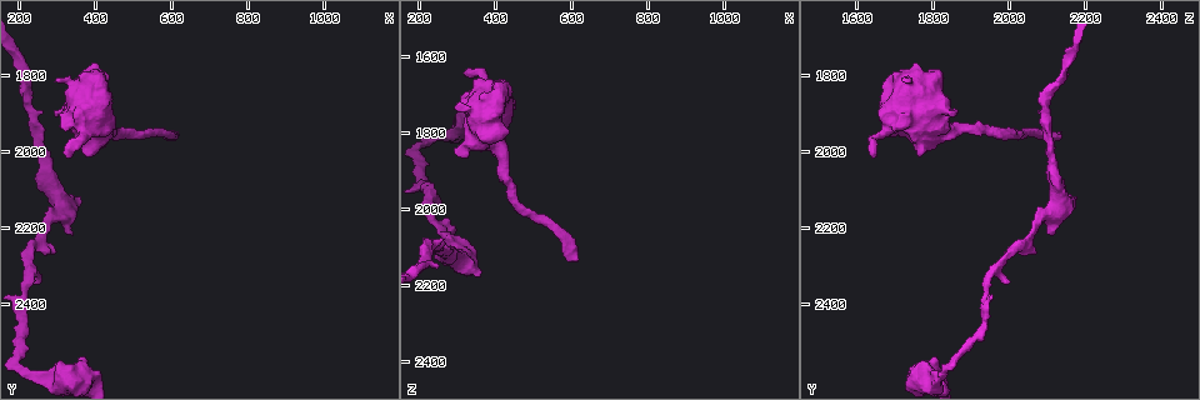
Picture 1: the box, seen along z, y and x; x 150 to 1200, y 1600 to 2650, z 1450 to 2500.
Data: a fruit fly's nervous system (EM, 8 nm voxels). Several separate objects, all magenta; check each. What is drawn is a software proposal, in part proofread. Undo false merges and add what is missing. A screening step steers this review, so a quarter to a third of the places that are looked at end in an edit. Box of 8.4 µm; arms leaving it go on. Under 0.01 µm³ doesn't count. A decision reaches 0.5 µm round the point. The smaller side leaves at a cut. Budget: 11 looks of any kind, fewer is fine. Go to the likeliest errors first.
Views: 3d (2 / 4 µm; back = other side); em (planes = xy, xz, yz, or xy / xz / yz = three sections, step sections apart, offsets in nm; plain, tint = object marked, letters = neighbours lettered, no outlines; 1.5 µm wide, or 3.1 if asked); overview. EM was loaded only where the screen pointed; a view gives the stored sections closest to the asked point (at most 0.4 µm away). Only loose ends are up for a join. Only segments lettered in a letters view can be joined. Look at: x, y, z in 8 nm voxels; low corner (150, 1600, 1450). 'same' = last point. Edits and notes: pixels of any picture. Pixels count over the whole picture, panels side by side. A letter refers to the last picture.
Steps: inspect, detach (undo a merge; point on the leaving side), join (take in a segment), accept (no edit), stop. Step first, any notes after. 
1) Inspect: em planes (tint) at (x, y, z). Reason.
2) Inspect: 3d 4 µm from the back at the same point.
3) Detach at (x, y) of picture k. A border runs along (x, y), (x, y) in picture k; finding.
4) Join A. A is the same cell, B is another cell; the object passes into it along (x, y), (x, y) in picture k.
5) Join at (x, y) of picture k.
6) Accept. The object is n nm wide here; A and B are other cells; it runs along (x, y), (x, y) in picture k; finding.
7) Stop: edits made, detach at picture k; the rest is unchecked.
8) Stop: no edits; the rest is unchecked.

Inspect: em planes (letters) at (615, 1950, 2135). End of a long branch.

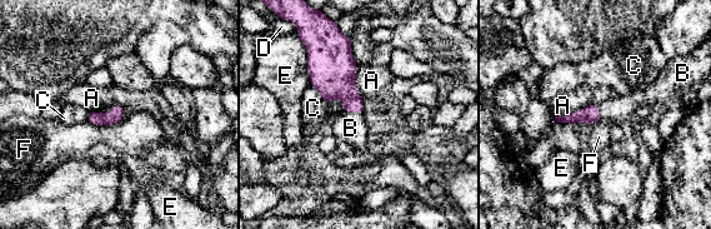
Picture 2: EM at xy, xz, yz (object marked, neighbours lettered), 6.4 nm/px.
Join B. B is the same cell, A, C, D, E and F are other cells; the object passes into it along (116, 113), (110, 111), (106, 109) in picture 2; it goes on there.

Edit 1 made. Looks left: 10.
Inspect: overview.

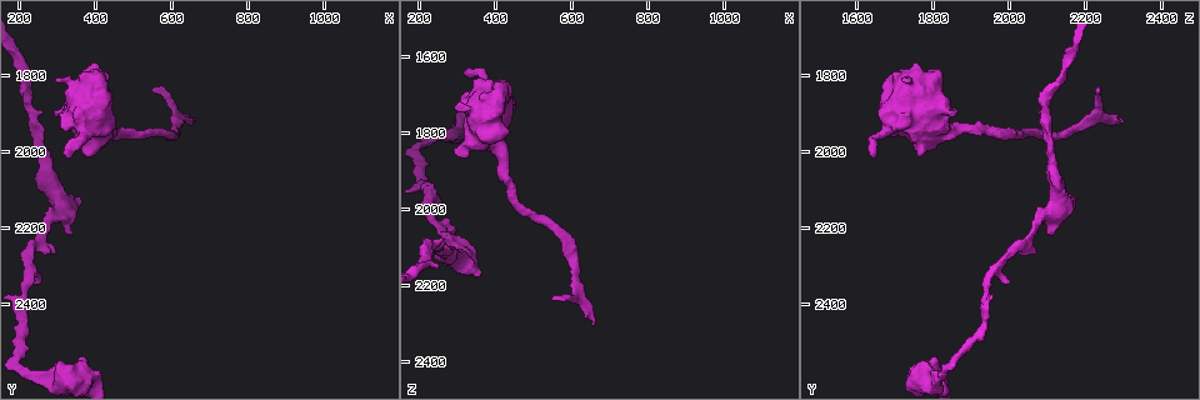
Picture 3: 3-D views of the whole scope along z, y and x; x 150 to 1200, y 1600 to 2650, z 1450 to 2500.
Inspect: em xz step 8 (tint) at (310, 1810, 1725). An open end.

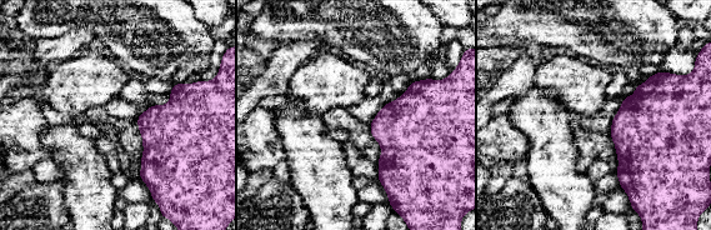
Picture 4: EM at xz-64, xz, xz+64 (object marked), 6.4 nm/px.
Inspect: em planes (letters) at the same point. Cut it another way.

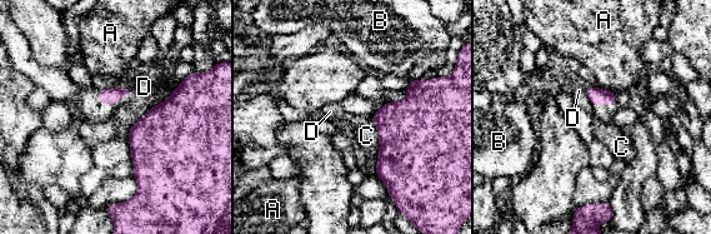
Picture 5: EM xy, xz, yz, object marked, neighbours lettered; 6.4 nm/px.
Accept. A, B, C and D are other cells; a border runs along (155, 104), (130, 127) in picture 5; none of them fits.

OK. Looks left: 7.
Inspect: em xy step 4 (plain) at (365, 2130, 2170). Free end.

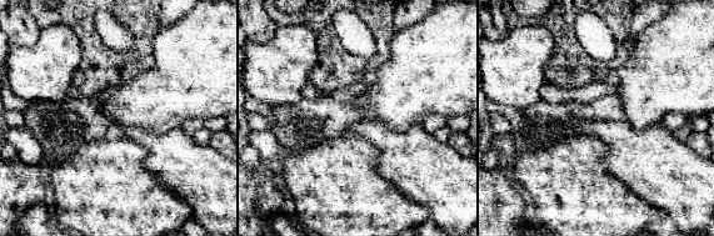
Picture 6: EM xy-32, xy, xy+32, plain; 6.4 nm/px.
Inspect: em xy step 4 (letters) at the same point. See the neighbours.

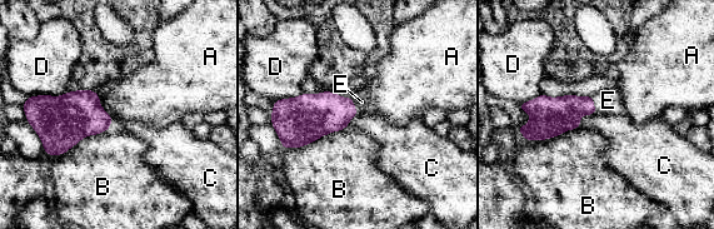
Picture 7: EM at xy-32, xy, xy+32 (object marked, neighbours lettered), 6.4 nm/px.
Join E. The longest contact is with B, 440 nm; E is the same cell, A, B, C and D are other cells; the object passes into it along (316, 115), (354, 106), (362, 101) in picture 7; the neuron continues.

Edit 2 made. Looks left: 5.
Inspect: em planes (plain) at (370, 2005, 1765).

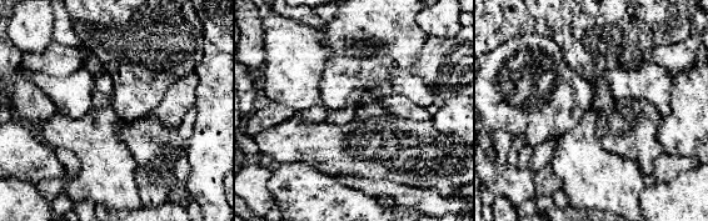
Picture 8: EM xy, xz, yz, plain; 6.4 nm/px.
Inspect: em planes (letters) at the same point. See the neighbours.

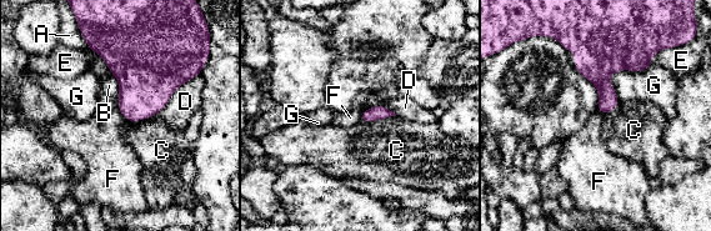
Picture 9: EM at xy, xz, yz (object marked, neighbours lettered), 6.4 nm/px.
Accept. The longest contact is with D, 380 nm; A, B, C, D, E, F and G are other cells; a border runs along (116, 108), (128, 120) in picture 9; no lettered segment goes on from it.

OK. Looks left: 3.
Inspect: 3d 4 µm at (255, 2585, 1810). Calibre changes.

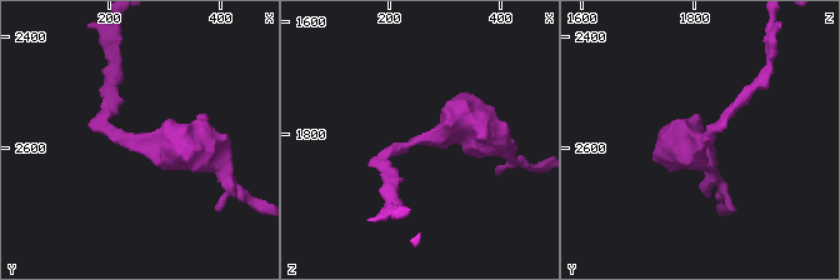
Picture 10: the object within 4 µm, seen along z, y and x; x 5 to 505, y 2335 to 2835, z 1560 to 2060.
Inspect: em planes (letters) at (255, 2590, 1815). Now the EM.

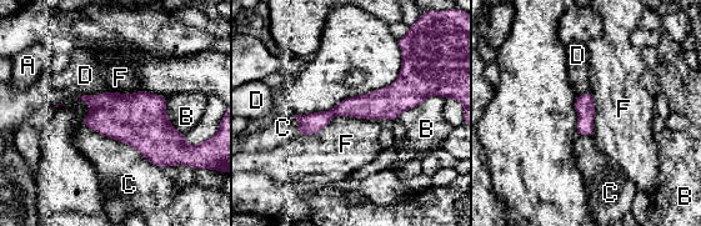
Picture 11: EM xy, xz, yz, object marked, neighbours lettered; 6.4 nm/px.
Accept. A, B, C, D and F are other cells; a border runs along (377, 120), (335, 116), (299, 135) in picture 11; one neuron here.

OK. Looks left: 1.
Stop: edits made, join at picture 2, join at picture 7; the rest is unchecked.

